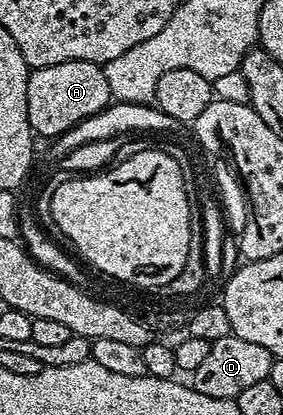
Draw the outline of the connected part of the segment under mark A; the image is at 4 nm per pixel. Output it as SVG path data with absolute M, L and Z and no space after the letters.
M71 60L70 62L58 62L54 66L42 66L33 68L28 73L28 85L26 86L26 114L32 127L33 133L37 137L48 136L55 138L66 130L73 128L75 124L80 124L86 118L98 114L103 108L108 107L112 95L110 86L106 86L106 74L101 65L85 60Z

